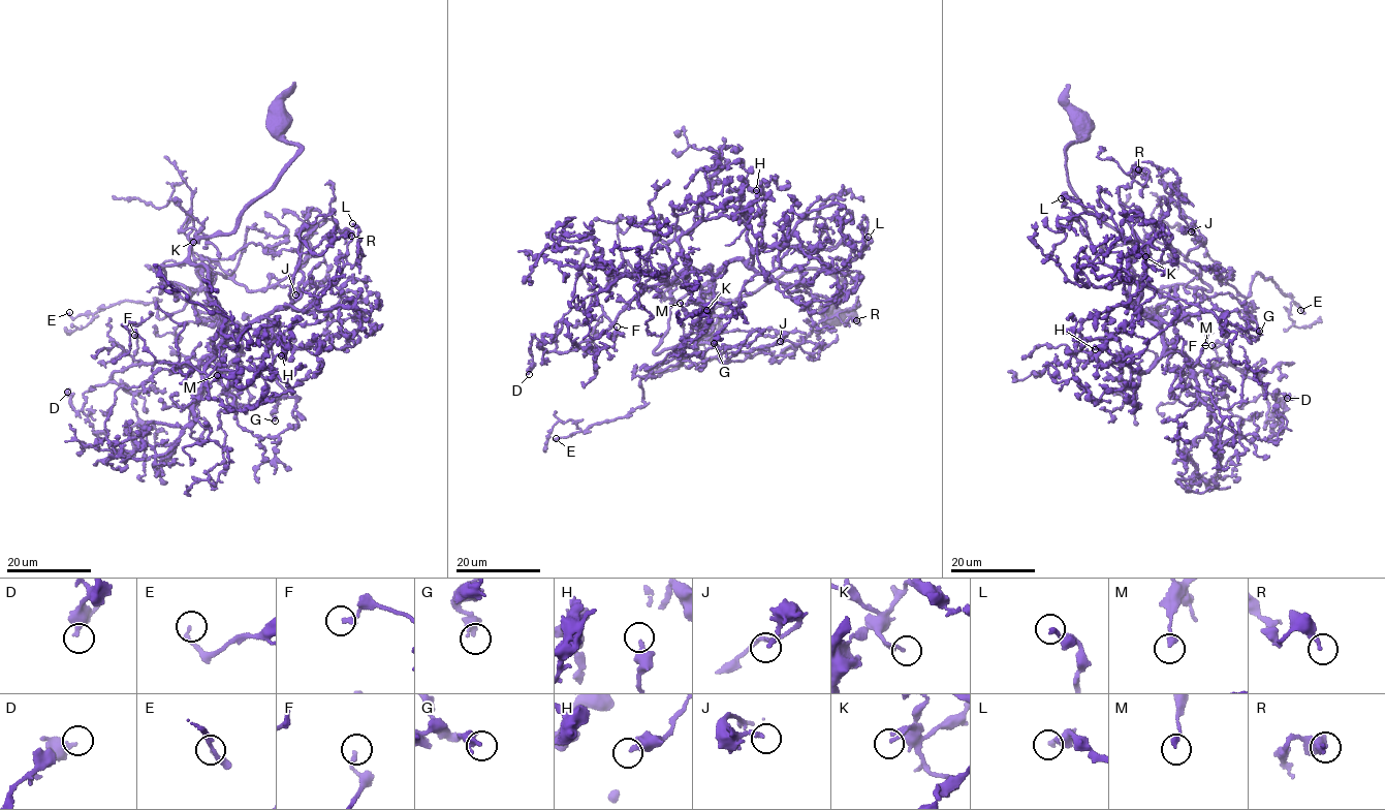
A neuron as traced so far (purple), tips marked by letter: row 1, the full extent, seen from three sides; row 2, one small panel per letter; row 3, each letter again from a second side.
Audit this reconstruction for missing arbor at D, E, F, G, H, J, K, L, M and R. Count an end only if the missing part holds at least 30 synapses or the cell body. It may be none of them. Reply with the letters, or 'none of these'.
none of these

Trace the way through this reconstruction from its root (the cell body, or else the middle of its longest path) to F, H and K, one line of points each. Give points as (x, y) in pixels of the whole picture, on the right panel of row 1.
F: (1083, 122), (1070, 187), (1134, 249), (1130, 302), (1191, 367), (1230, 364), (1212, 345)
H: (1083, 122), (1070, 187), (1130, 243), (1130, 302), (1163, 347), (1140, 372), (1118, 337), (1095, 349)
K: (1083, 122), (1087, 136), (1066, 151), (1070, 187), (1088, 211), (1130, 243), (1131, 254), (1138, 251), (1145, 256)

